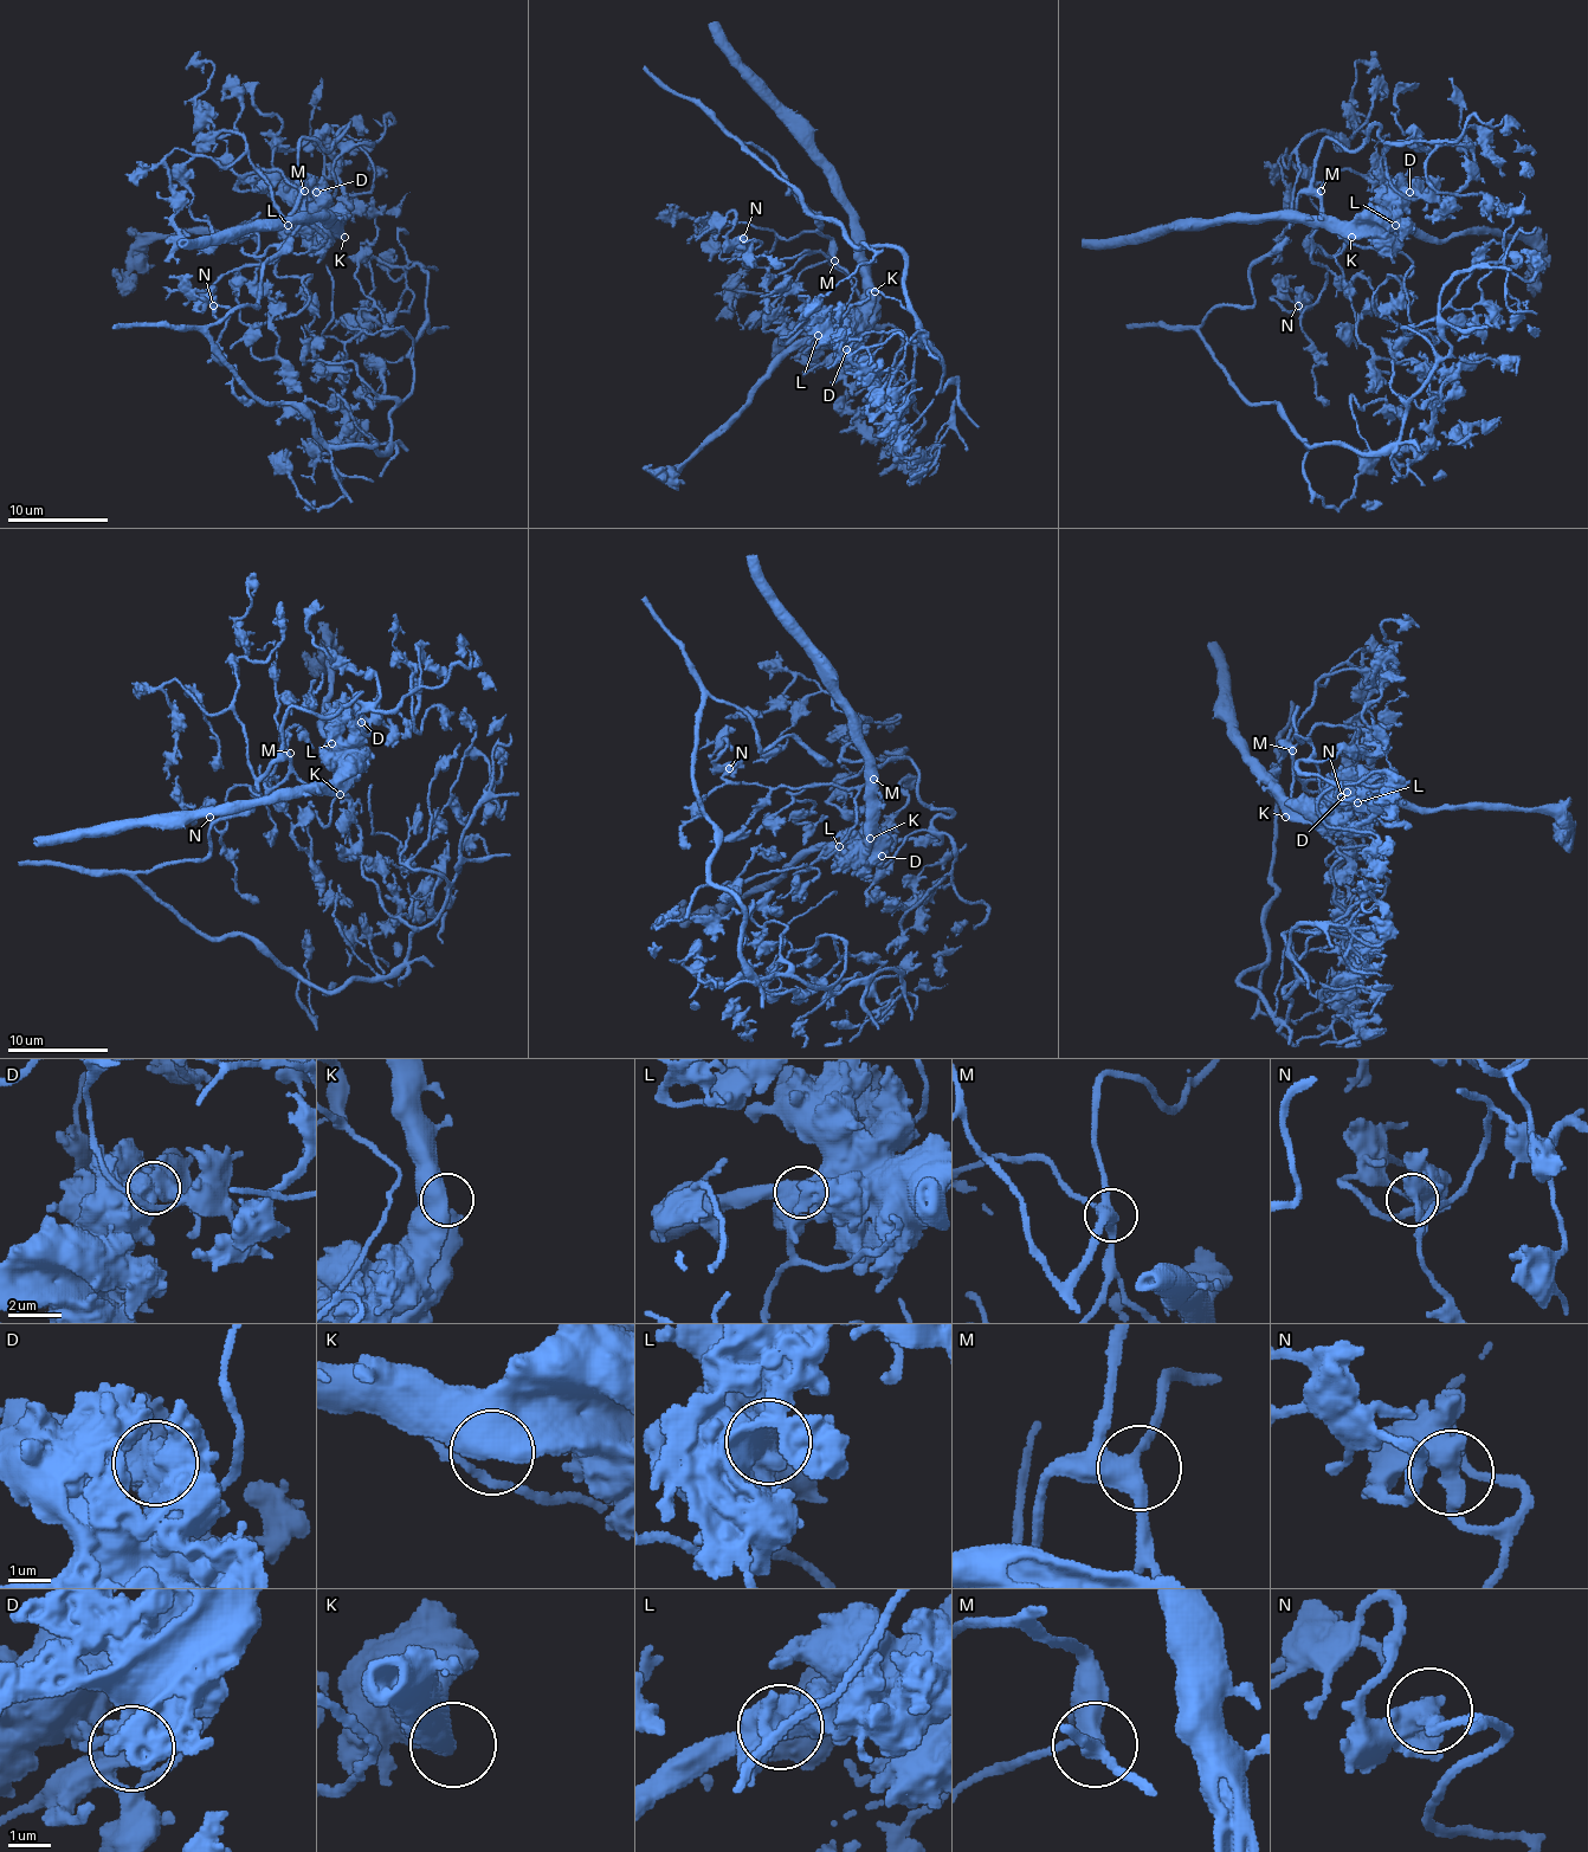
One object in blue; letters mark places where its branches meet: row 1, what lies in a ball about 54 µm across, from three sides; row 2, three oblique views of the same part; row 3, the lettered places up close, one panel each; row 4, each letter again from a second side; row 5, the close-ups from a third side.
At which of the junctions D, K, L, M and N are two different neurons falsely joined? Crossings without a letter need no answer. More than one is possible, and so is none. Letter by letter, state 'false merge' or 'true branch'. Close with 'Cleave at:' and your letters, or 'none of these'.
D: false merge
K: true branch
L: false merge
M: true branch
N: true branch
Cleave at: D, L

